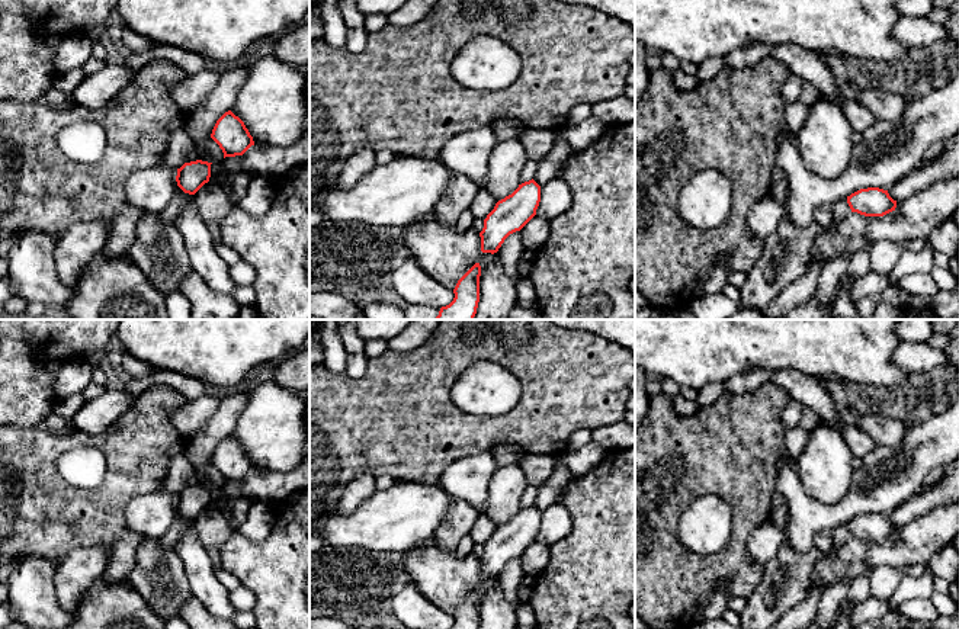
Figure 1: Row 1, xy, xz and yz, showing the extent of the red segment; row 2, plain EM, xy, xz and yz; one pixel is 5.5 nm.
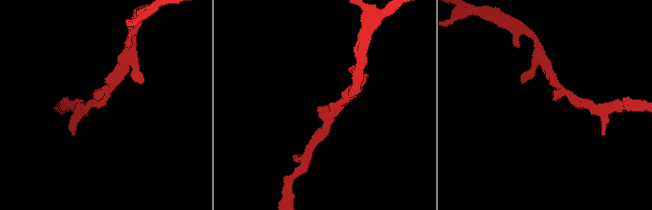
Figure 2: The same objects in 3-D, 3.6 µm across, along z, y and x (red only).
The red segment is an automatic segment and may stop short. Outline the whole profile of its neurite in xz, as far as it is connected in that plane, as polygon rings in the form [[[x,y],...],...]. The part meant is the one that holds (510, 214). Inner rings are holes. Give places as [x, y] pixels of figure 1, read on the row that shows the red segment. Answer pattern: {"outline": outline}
{"outline": [[[532,179],[504,199],[498,200],[494,209],[484,219],[480,232],[481,251],[497,253],[504,240],[520,231],[535,215],[541,202],[541,186]]]}

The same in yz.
{"outline": [[[879,187],[860,189],[847,196],[847,203],[851,212],[857,212],[865,216],[883,216],[897,208],[888,190]]]}

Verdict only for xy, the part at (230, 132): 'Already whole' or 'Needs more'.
Already whole

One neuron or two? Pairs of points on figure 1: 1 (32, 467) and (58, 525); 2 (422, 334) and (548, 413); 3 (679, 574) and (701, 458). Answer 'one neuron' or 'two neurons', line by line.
1: one neuron
2: two neurons
3: one neuron

